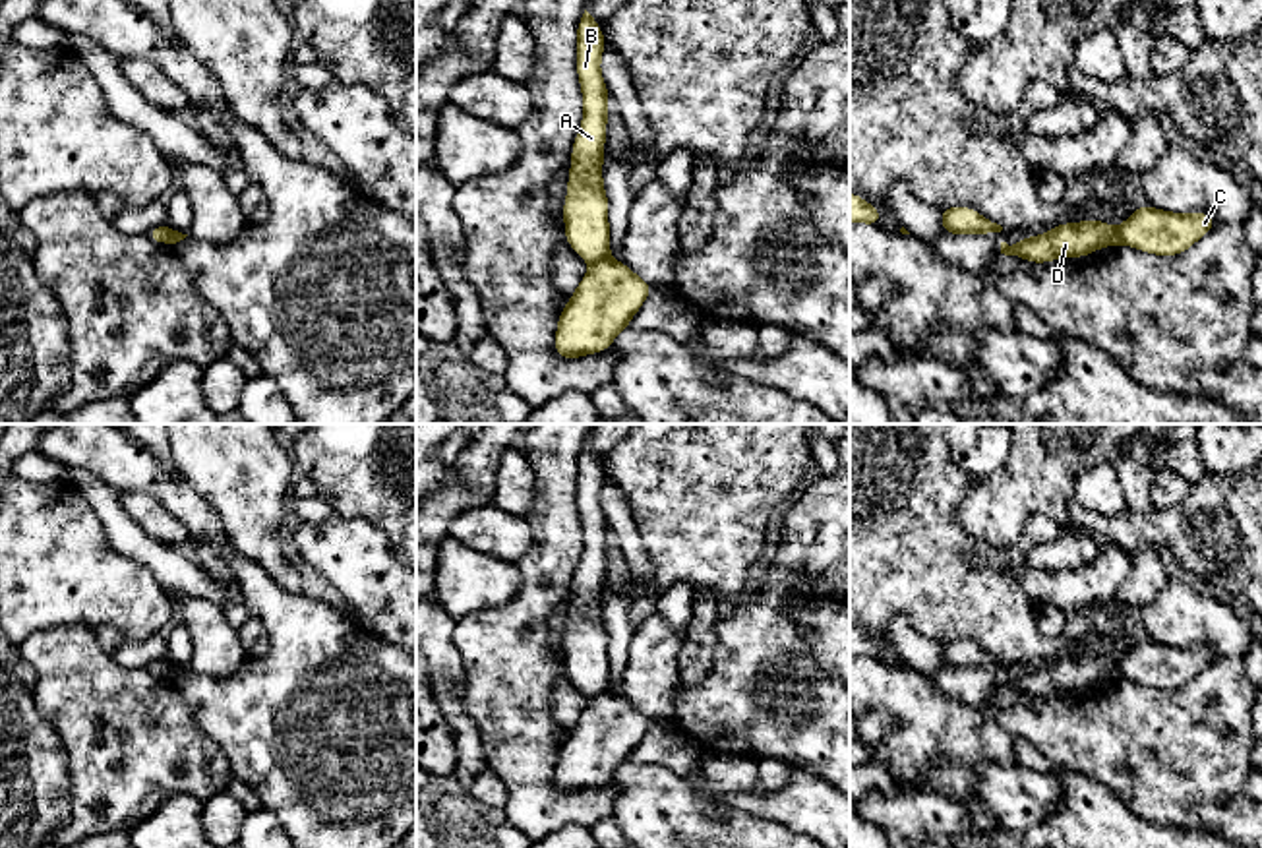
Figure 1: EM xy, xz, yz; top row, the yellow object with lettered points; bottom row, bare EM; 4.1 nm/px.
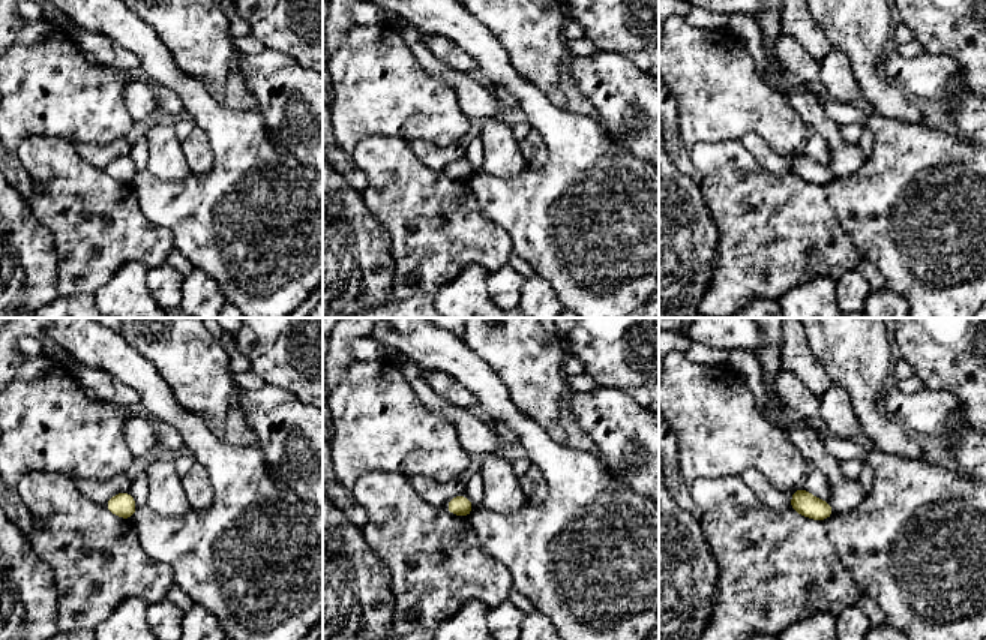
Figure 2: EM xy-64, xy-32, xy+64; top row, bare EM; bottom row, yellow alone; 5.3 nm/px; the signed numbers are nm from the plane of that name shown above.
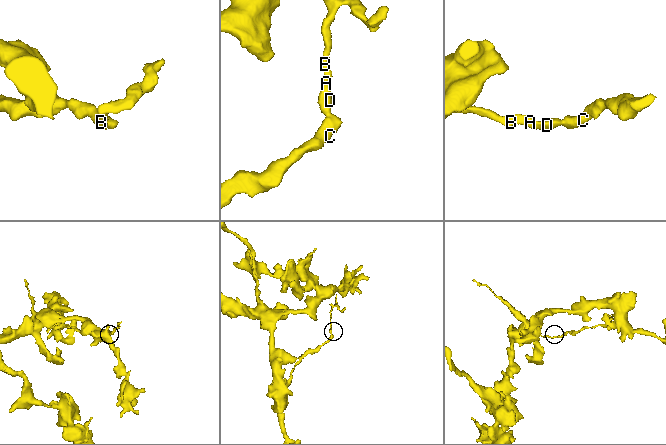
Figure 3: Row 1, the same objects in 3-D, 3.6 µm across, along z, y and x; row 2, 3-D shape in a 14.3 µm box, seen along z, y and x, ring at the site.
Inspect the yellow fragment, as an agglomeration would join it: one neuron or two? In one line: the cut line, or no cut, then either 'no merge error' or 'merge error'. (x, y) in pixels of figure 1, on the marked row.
xz (606, 256), (593, 264) | merge error

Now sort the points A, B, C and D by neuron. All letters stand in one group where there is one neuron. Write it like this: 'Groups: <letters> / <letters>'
Groups: A B D / C

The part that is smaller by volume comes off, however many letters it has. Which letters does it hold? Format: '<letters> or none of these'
A, B, D

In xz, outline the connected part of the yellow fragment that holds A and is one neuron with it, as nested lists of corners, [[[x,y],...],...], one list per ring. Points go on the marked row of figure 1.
[[[585,10],[577,25],[577,76],[585,114],[569,161],[563,221],[567,244],[588,263],[610,256],[608,196],[602,182],[610,97],[600,74],[604,48],[604,33]]]

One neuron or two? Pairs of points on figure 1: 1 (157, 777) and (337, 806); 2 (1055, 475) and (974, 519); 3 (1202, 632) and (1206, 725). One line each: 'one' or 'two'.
1: two
2: one
3: two

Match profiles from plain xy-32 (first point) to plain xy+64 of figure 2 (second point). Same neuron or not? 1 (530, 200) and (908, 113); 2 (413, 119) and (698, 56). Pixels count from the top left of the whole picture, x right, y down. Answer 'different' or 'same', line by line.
1: different
2: same

